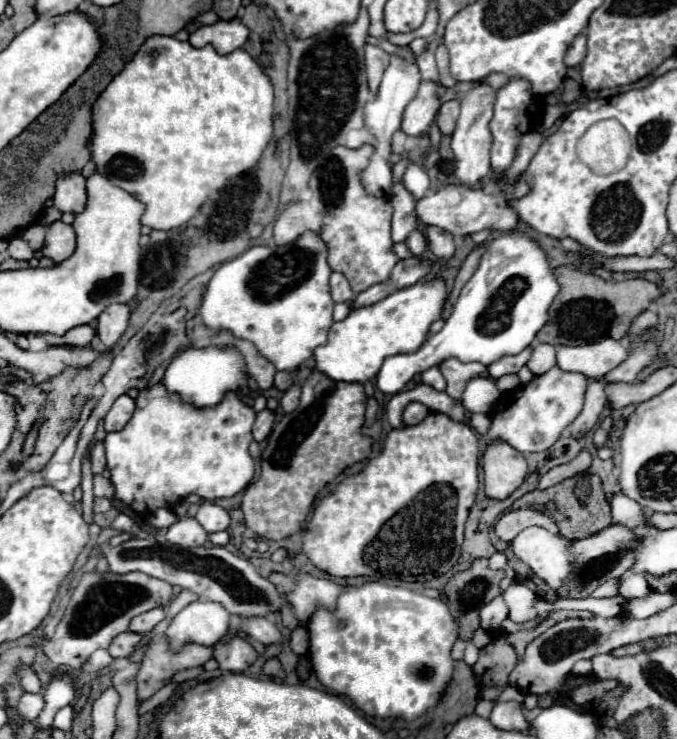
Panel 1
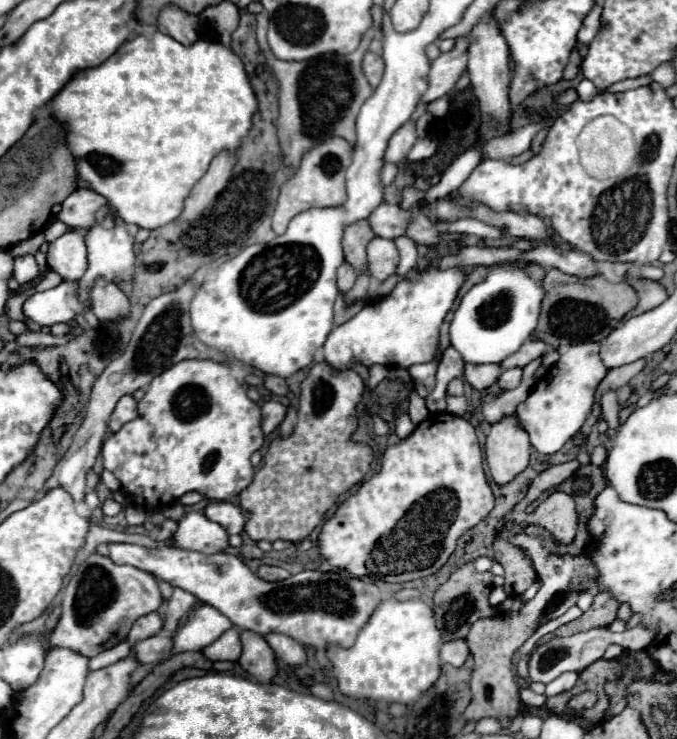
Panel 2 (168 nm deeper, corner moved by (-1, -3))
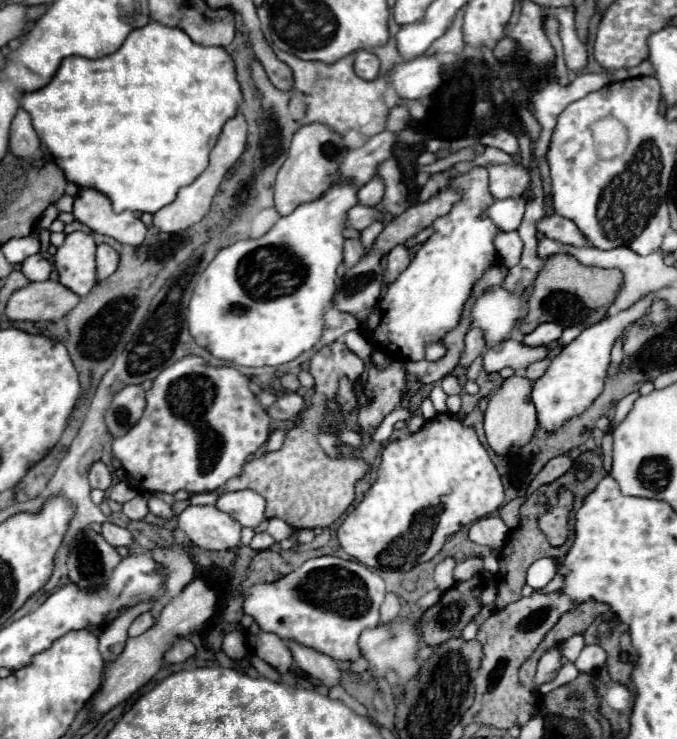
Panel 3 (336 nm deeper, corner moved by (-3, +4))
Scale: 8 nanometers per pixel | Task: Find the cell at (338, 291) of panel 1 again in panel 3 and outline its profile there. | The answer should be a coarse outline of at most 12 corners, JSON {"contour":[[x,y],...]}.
{"contour":[[361,238],[345,240],[343,260],[347,268],[365,254]]}

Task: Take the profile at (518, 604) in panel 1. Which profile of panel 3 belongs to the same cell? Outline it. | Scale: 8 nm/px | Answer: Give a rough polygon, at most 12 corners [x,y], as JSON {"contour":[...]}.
{"contour":[[541,558],[527,570],[527,584],[547,586],[557,574],[557,562]]}

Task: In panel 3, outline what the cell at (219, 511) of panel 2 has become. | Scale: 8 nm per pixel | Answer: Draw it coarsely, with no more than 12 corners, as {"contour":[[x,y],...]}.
{"contour":[[253,490],[221,494],[215,506],[241,526],[265,520],[265,498]]}

